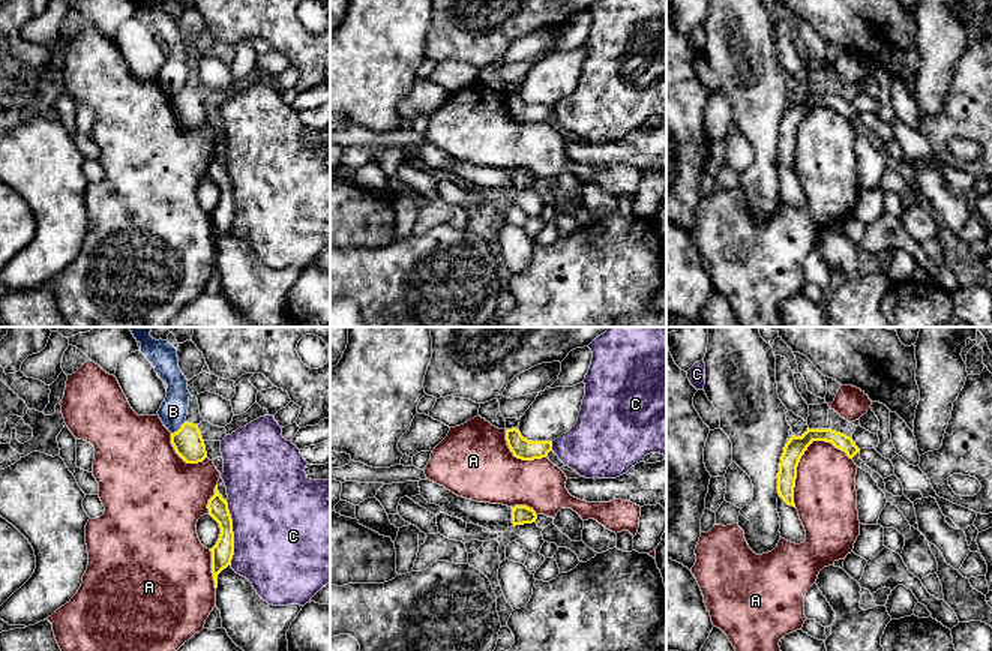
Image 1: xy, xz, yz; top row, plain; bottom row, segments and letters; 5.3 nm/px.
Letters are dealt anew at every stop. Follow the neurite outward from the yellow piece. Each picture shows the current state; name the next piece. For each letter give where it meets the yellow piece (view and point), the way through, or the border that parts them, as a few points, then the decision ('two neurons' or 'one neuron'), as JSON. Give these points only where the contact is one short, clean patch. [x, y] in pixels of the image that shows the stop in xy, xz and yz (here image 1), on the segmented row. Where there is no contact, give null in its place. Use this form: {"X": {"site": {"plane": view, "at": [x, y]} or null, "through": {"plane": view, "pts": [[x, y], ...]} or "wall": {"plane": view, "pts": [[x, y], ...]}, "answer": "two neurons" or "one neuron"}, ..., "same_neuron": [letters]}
{"A": {"site": {"plane": "yz", "at": [803, 453]}, "answer": "two neurons"}, "B": {"site": {"plane": "xy", "at": [180, 428]}, "wall": {"plane": "xy", "pts": [[185, 420], [171, 434]]}, "answer": "two neurons"}, "C": {"site": {"plane": "xy", "at": [233, 533]}, "answer": "two neurons"}, "same_neuron": []}

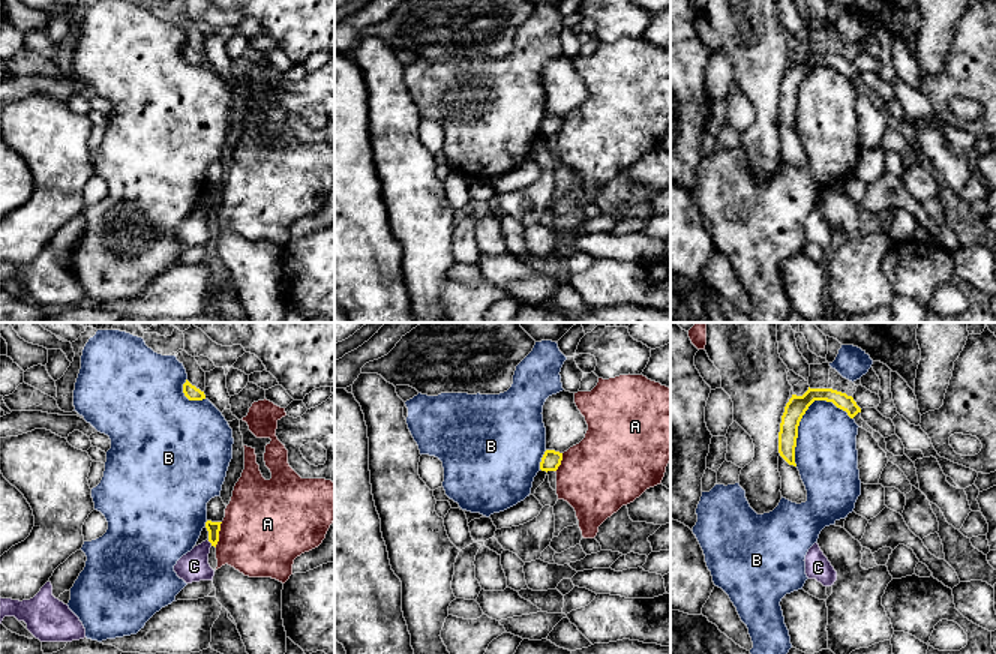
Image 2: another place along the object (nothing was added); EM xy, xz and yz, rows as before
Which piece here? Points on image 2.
{"A": {"site": {"plane": "xy", "at": [218, 534]}, "answer": "two neurons"}, "B": {"site": {"plane": "yz", "at": [804, 413]}, "answer": "two neurons"}, "C": {"site": {"plane": "xy", "at": [210, 542]}, "through": {"plane": "xy", "pts": [[213, 528], [210, 542], [200, 552], [194, 566]]}, "answer": "one neuron"}, "same_neuron": ["C"]}

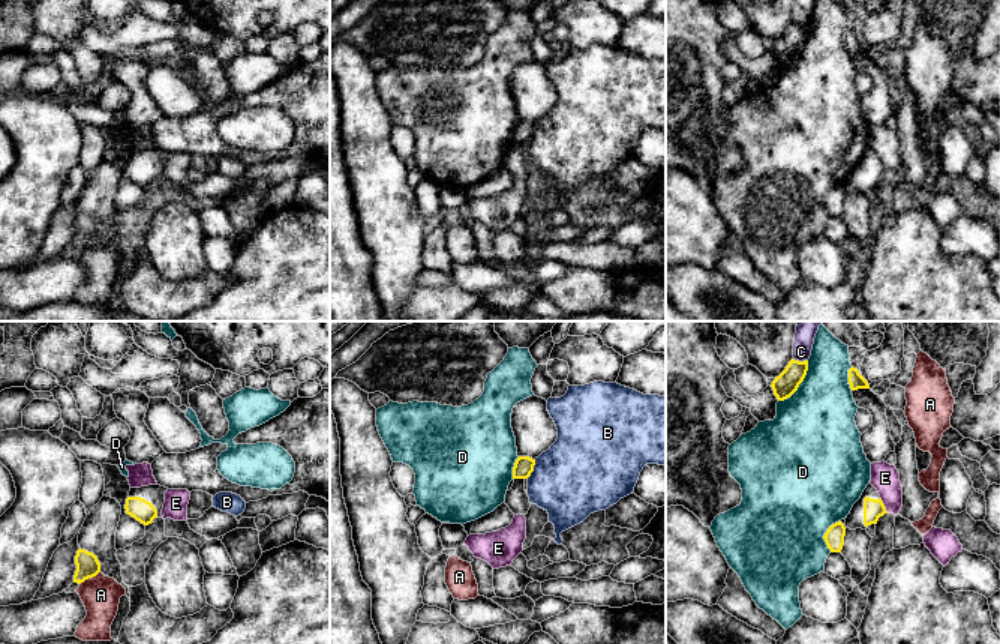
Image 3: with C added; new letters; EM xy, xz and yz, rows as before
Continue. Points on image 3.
{"A": {"site": {"plane": "xy", "at": [89, 577]}, "wall": {"plane": "xy", "pts": [[99, 571], [80, 584]]}, "answer": "two neurons"}, "B": {"site": {"plane": "xz", "at": [532, 469]}, "answer": "two neurons"}, "C": {"site": {"plane": "yz", "at": [801, 362]}, "wall": {"plane": "yz", "pts": [[793, 358], [807, 361]]}, "answer": "two neurons"}, "D": {"site": {"plane": "yz", "at": [799, 383]}, "answer": "two neurons"}, "E": {"site": {"plane": "yz", "at": [883, 505]}, "wall": {"plane": "yz", "pts": [[880, 497], [888, 512]]}, "answer": "two neurons"}, "same_neuron": []}

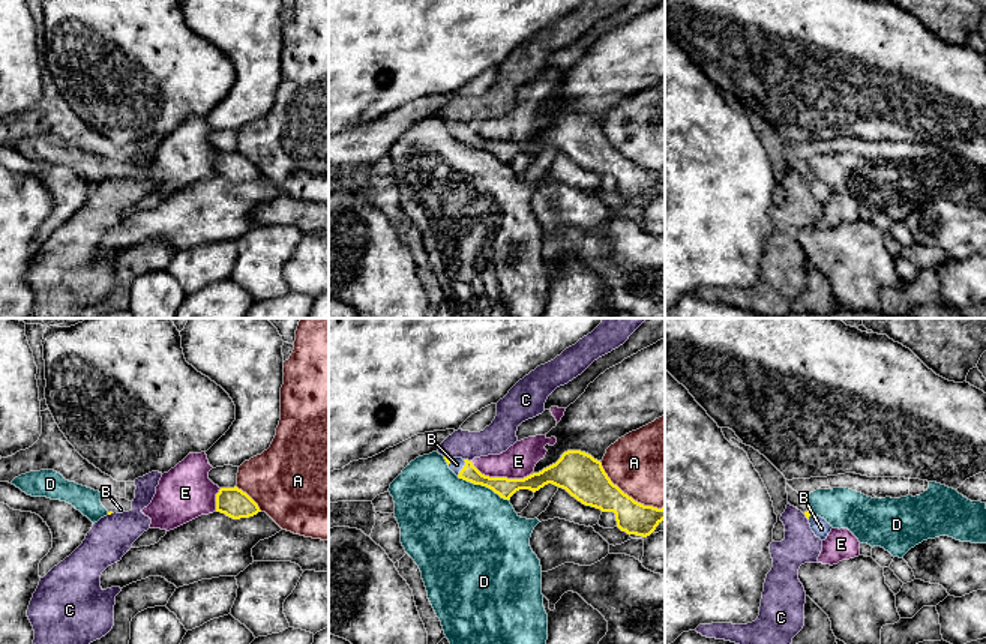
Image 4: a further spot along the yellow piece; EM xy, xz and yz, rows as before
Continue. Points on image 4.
{"A": {"site": {"plane": "xz", "at": [628, 496]}, "answer": "two neurons"}, "B": {"site": {"plane": "xz", "at": [464, 467]}, "through": {"plane": "xz", "pts": [[503, 487], [479, 479], [464, 467], [456, 464]]}, "answer": "one neuron"}, "C": {"site": {"plane": "xz", "at": [467, 460]}, "wall": {"plane": "xz", "pts": [[464, 458], [470, 461]]}, "answer": "two neurons"}, "D": {"site": {"plane": "xz", "at": [482, 485]}, "answer": "two neurons"}, "E": {"site": {"plane": "xz", "at": [502, 478]}, "answer": "two neurons"}, "same_neuron": ["B"]}

